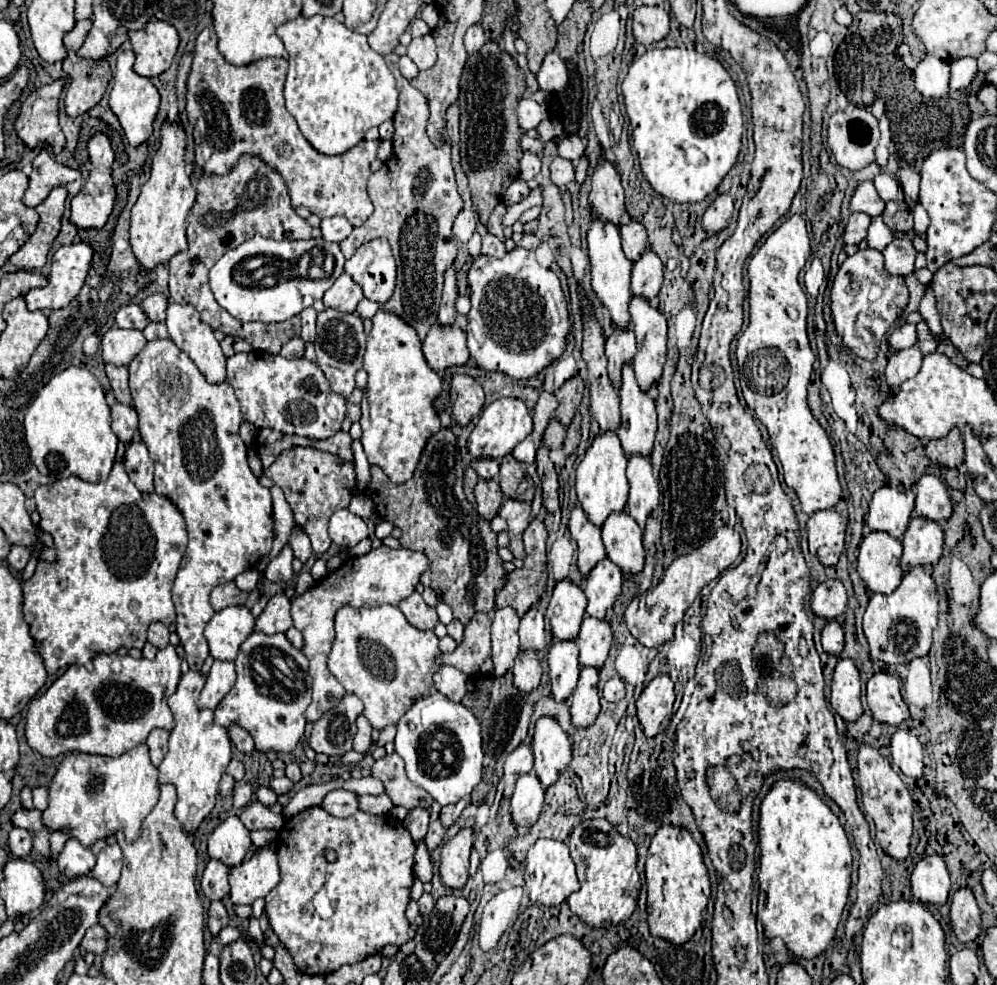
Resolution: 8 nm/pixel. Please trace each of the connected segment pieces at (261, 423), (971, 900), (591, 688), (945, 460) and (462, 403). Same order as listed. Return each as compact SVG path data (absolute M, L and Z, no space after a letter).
M243 352L227 358L227 382L233 386L245 422L283 434L325 440L341 430L347 414L345 398L333 394L321 368L307 358L287 360L265 352Z
M969 888L955 892L951 900L951 926L959 942L973 942L981 934L981 910Z
M583 668L579 676L579 684L569 702L571 724L577 728L589 728L599 716L599 690L597 690L597 670Z
M953 428L949 432L949 436L927 442L925 454L931 462L937 462L937 464L947 466L947 468L957 468L959 464L963 464L963 458L965 458L961 432L957 428Z
M455 374L451 380L451 404L453 404L453 418L459 426L467 426L483 408L485 392L467 374Z

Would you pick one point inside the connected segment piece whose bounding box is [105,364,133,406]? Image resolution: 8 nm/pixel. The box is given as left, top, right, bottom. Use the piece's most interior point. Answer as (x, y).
(118, 375)

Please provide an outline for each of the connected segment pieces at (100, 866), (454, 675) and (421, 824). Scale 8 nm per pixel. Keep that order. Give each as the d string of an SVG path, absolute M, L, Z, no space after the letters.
M111 844L99 852L97 864L91 870L91 876L97 878L105 886L113 886L113 884L117 884L117 878L121 874L121 866L123 866L121 848L117 844Z
M443 666L435 676L435 686L437 690L447 696L449 700L453 702L461 702L461 698L465 696L465 682L467 682L467 676L461 674L457 668L453 666Z
M413 808L413 810L407 814L407 818L403 820L403 824L405 824L405 828L411 832L413 842L423 840L425 834L427 834L429 812L427 812L427 810L417 810L417 808Z

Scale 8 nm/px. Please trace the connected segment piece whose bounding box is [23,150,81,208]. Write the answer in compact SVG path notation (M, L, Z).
M41 150L41 154L33 160L33 172L29 176L29 188L25 192L23 202L35 208L49 196L55 186L65 186L67 182L73 182L77 178L81 178L79 170L57 164L49 158L47 150Z

